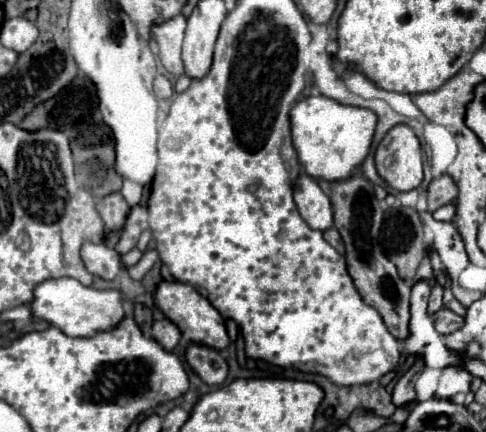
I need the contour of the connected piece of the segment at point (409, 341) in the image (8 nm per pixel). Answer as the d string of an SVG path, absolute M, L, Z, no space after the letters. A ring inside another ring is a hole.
M420 280L412 286L410 296L410 336L404 340L404 352L406 356L412 354L420 358L428 368L446 368L460 362L456 352L448 352L444 348L444 336L440 336L434 330L432 316L428 314L428 296L430 296L430 284L426 280Z

